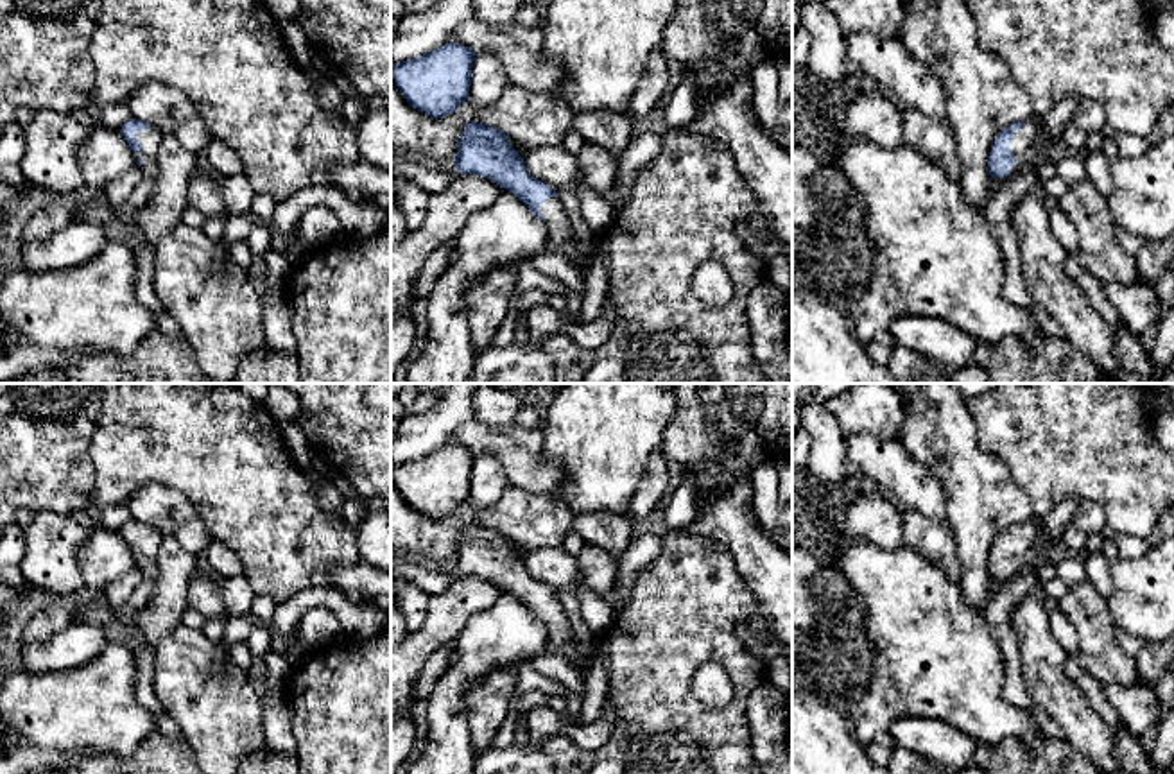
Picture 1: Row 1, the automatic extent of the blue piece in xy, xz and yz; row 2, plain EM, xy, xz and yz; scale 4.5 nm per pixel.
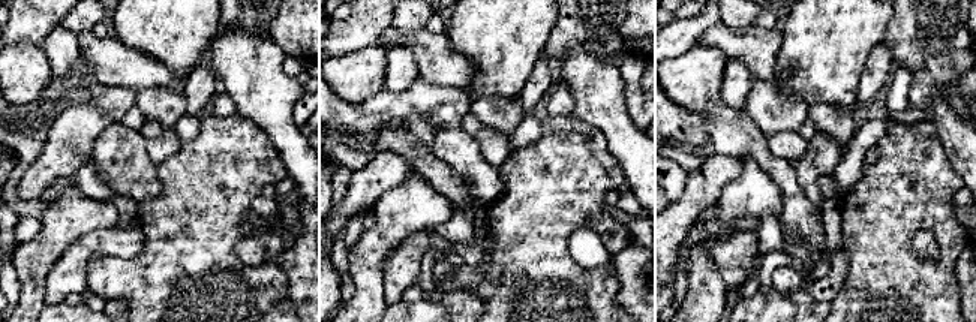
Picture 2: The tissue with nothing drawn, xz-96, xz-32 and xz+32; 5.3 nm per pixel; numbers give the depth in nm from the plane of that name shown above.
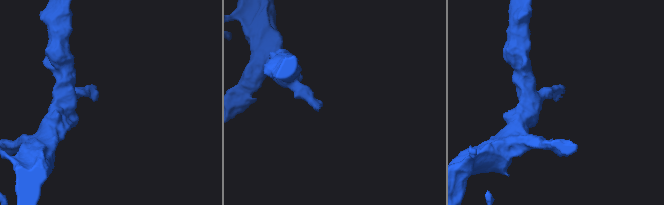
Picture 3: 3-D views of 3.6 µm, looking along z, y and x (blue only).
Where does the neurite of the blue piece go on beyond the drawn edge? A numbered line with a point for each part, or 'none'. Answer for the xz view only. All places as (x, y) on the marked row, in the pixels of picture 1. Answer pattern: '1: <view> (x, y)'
1: xz (561, 239)

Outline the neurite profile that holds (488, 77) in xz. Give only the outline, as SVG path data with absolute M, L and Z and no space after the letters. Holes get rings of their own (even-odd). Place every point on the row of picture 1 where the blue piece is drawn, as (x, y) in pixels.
M475 54L468 100L479 108L493 106L509 84L507 73L496 54Z

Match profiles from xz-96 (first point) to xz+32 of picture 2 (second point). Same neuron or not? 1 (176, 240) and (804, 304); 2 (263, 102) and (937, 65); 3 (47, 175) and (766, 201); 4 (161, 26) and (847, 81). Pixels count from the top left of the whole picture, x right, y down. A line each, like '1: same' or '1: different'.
1: different
2: different
3: different
4: same

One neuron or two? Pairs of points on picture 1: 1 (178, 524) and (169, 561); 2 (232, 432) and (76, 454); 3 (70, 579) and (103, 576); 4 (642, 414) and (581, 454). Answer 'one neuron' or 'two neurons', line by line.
1: two neurons
2: two neurons
3: two neurons
4: one neuron

